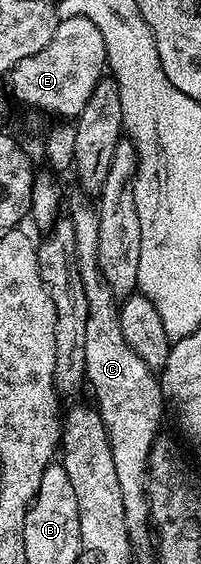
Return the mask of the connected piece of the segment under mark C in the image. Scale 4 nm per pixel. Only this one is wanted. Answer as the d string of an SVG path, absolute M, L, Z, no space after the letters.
M76 193L76 196L72 199L72 212L70 212L70 218L74 225L74 245L76 246L76 268L78 273L82 277L82 289L86 289L86 309L88 310L88 316L86 317L86 369L84 370L86 376L87 386L92 386L92 393L96 397L94 405L99 411L104 424L106 425L106 431L110 437L110 447L114 453L114 469L118 472L118 485L122 485L122 505L126 505L126 525L128 526L128 532L131 533L133 540L140 541L147 533L150 533L150 500L148 497L148 462L150 461L150 453L152 452L152 443L161 434L160 422L164 419L164 407L166 408L166 396L162 390L162 383L159 378L154 376L153 368L146 365L144 361L132 349L130 345L126 345L126 337L122 337L122 325L120 324L120 309L118 306L118 299L110 289L110 285L106 285L106 277L102 277L102 269L98 265L98 217L96 216L97 208L92 207L88 203L89 200L85 198L83 194Z

